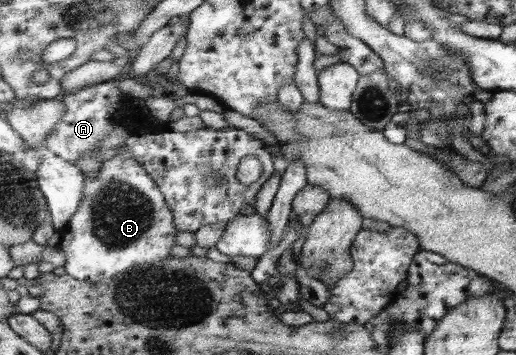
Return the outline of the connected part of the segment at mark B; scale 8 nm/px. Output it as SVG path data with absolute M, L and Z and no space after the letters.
M130 152L101 163L97 177L84 177L82 203L64 227L58 245L65 253L67 275L90 283L108 281L135 265L150 266L167 259L178 231L164 194Z

